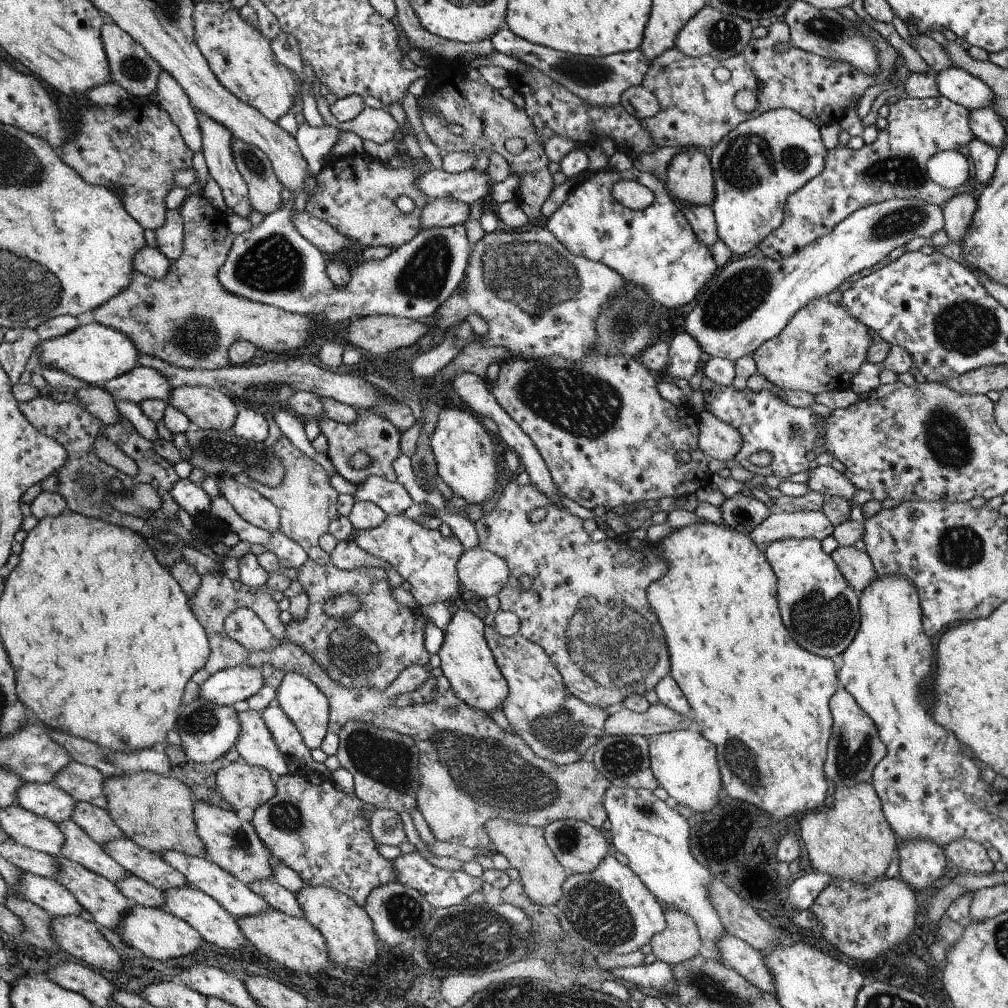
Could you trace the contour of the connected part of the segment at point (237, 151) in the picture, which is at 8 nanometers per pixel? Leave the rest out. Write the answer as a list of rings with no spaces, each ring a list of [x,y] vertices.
[[[235,139],[231,144],[235,163],[250,189],[252,208],[260,214],[270,215],[285,204],[280,193],[283,185],[272,168],[267,154],[254,145]]]

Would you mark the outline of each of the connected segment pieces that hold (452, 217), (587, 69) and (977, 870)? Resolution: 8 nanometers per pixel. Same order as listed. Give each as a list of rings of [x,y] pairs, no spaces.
[[[455,198],[434,199],[420,213],[419,230],[451,227],[468,220],[470,206]]]
[[[508,28],[500,29],[491,41],[496,51],[538,69],[559,85],[567,88],[572,94],[585,100],[590,106],[598,108],[620,105],[621,94],[630,87],[641,85],[653,63],[653,60],[651,61],[640,49],[606,56],[573,55],[534,44],[514,34]]]
[[[967,838],[952,840],[943,848],[945,858],[952,860],[961,872],[988,875],[994,871],[994,863],[988,858],[982,843]]]

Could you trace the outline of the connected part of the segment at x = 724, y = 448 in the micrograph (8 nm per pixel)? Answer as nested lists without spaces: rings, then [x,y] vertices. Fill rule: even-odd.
[[[710,411],[699,414],[698,446],[709,459],[727,461],[734,459],[743,447],[743,436],[737,428],[717,419]]]

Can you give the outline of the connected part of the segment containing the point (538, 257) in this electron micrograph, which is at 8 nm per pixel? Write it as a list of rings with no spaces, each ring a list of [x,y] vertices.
[[[546,226],[534,227],[532,230],[524,230],[524,232],[504,232],[495,230],[491,233],[485,233],[480,241],[472,244],[471,255],[469,256],[468,266],[466,269],[466,290],[464,294],[452,293],[447,298],[446,302],[440,306],[434,316],[434,332],[444,332],[448,327],[457,325],[459,322],[466,320],[469,314],[478,314],[486,324],[488,324],[488,332],[483,336],[480,342],[482,345],[507,348],[512,352],[513,358],[532,360],[544,357],[558,355],[568,360],[580,360],[592,349],[597,342],[597,332],[595,322],[597,316],[602,312],[602,309],[611,302],[613,297],[622,291],[626,286],[626,280],[620,276],[614,269],[611,269],[605,264],[592,261],[586,257],[579,257],[572,254],[564,245],[550,232]]]

